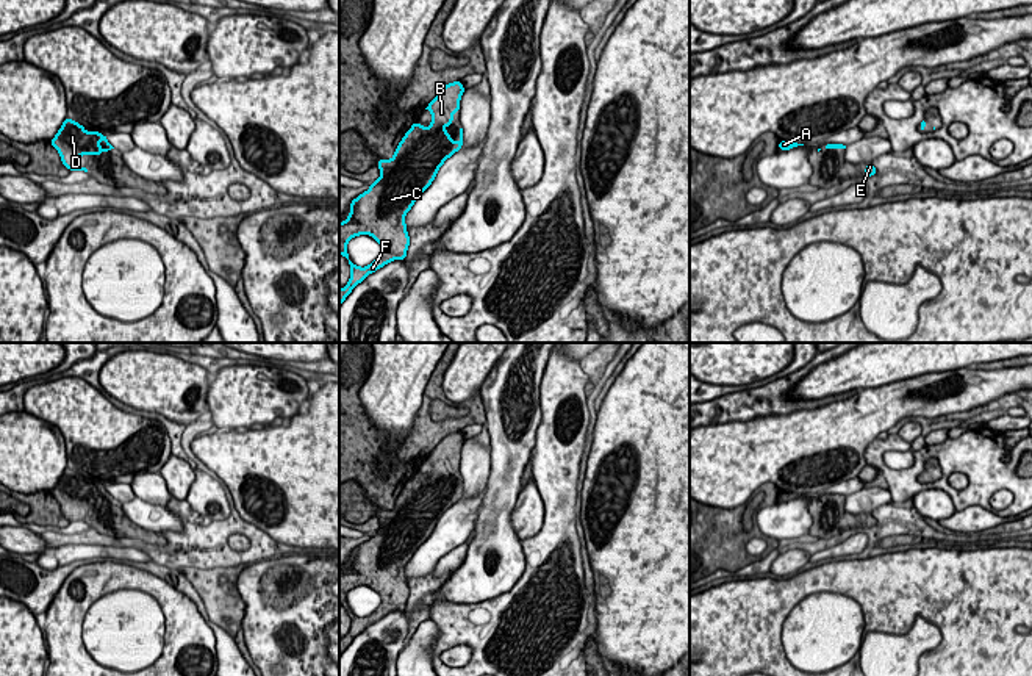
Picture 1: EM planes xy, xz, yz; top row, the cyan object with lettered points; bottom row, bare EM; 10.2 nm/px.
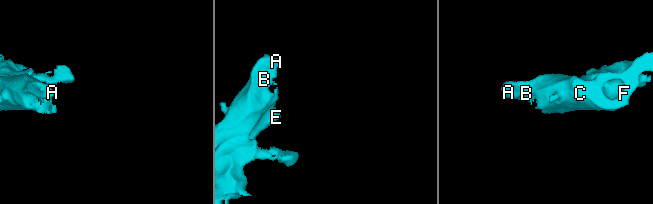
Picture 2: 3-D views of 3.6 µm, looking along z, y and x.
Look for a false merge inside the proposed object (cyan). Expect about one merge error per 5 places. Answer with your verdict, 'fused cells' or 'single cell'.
single cell

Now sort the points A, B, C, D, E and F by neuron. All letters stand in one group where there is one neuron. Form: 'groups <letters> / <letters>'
groups A B C D E F

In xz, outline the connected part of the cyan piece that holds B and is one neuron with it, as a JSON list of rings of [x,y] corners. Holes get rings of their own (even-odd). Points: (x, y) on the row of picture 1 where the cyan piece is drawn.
[[[461,81],[446,84],[425,108],[432,113],[430,125],[425,128],[414,122],[394,156],[377,161],[378,180],[350,202],[347,219],[339,222],[339,254],[350,266],[347,286],[339,288],[339,307],[369,274],[394,260],[407,258],[407,213],[432,185],[444,161],[463,147],[463,128],[458,142],[446,130],[453,122],[452,114],[460,113],[463,92]],[[360,235],[372,236],[382,247],[380,255],[364,268],[353,264],[347,254],[347,243]]]

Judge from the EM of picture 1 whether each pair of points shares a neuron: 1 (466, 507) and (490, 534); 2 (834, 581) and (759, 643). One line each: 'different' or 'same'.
1: different
2: same

